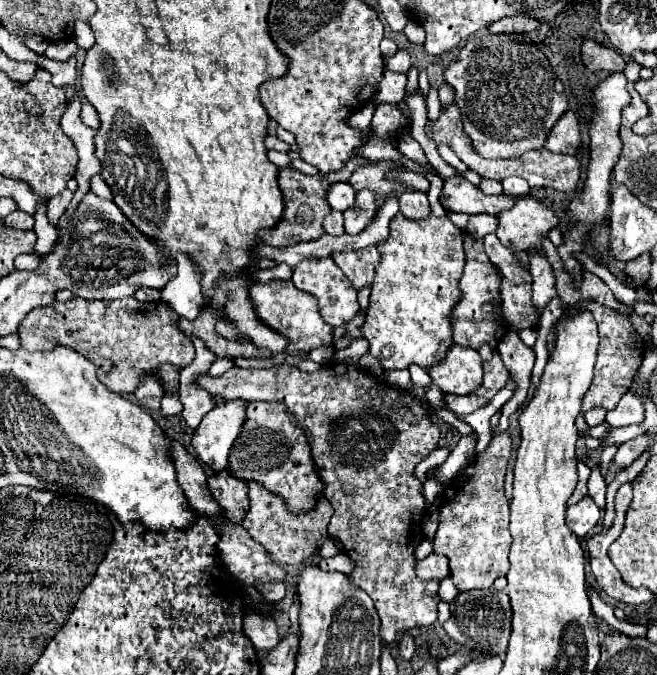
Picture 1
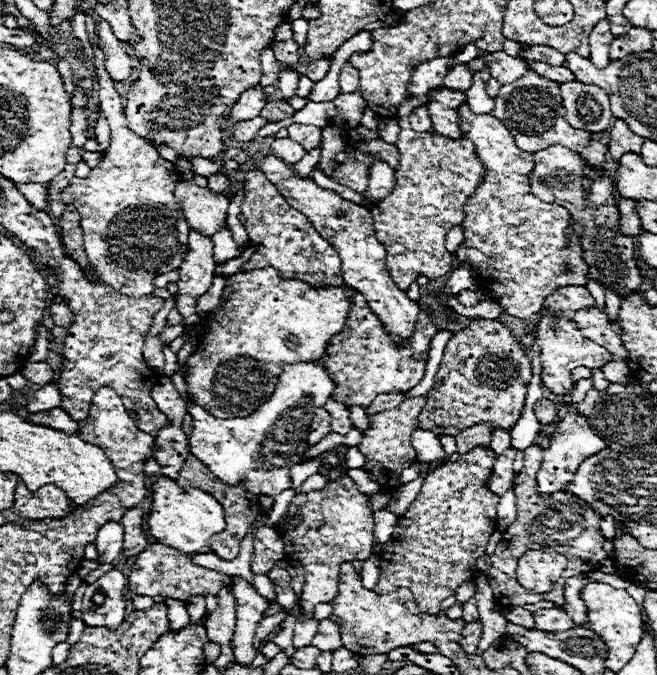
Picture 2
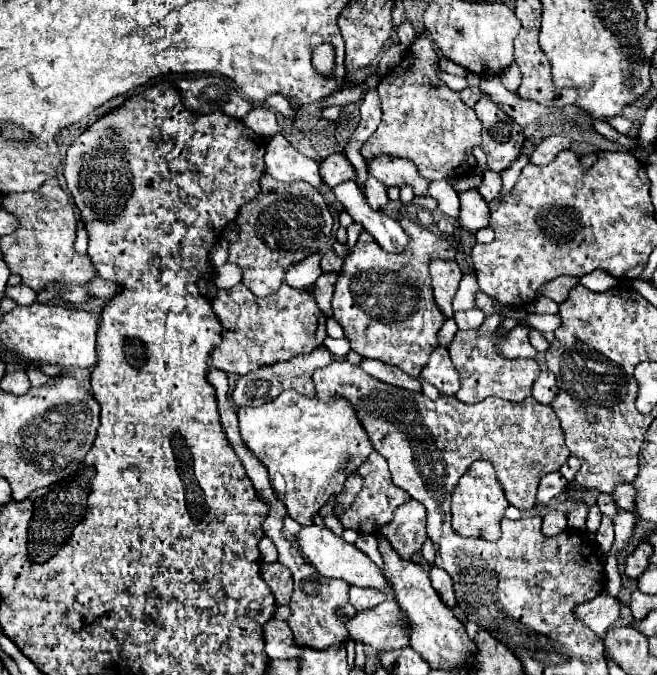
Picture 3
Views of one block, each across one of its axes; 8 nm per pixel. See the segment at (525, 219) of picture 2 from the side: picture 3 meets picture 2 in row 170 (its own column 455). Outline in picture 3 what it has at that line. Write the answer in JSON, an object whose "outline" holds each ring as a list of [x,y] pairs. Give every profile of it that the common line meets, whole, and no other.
{"outline":[[[478,460],[458,480],[458,484],[452,492],[452,528],[460,536],[474,536],[474,538],[484,538],[484,540],[494,542],[502,536],[500,520],[504,518],[504,512],[506,512],[508,504],[510,502],[506,500],[504,490],[500,488],[494,466],[486,460]]]}

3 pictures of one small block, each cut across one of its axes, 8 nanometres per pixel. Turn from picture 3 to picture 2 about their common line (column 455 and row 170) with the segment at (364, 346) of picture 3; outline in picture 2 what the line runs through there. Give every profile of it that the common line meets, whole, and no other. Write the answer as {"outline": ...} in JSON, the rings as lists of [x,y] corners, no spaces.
{"outline":[[[248,170],[244,176],[244,200],[240,204],[240,222],[248,232],[250,246],[256,246],[252,260],[248,260],[242,270],[256,270],[256,268],[276,268],[282,278],[296,278],[296,276],[308,276],[310,280],[304,280],[312,286],[326,286],[334,284],[340,286],[342,270],[340,270],[340,258],[338,252],[318,236],[318,232],[312,228],[312,224],[306,220],[304,214],[288,206],[288,202],[278,194],[276,186],[272,186],[266,176],[260,170]]]}

